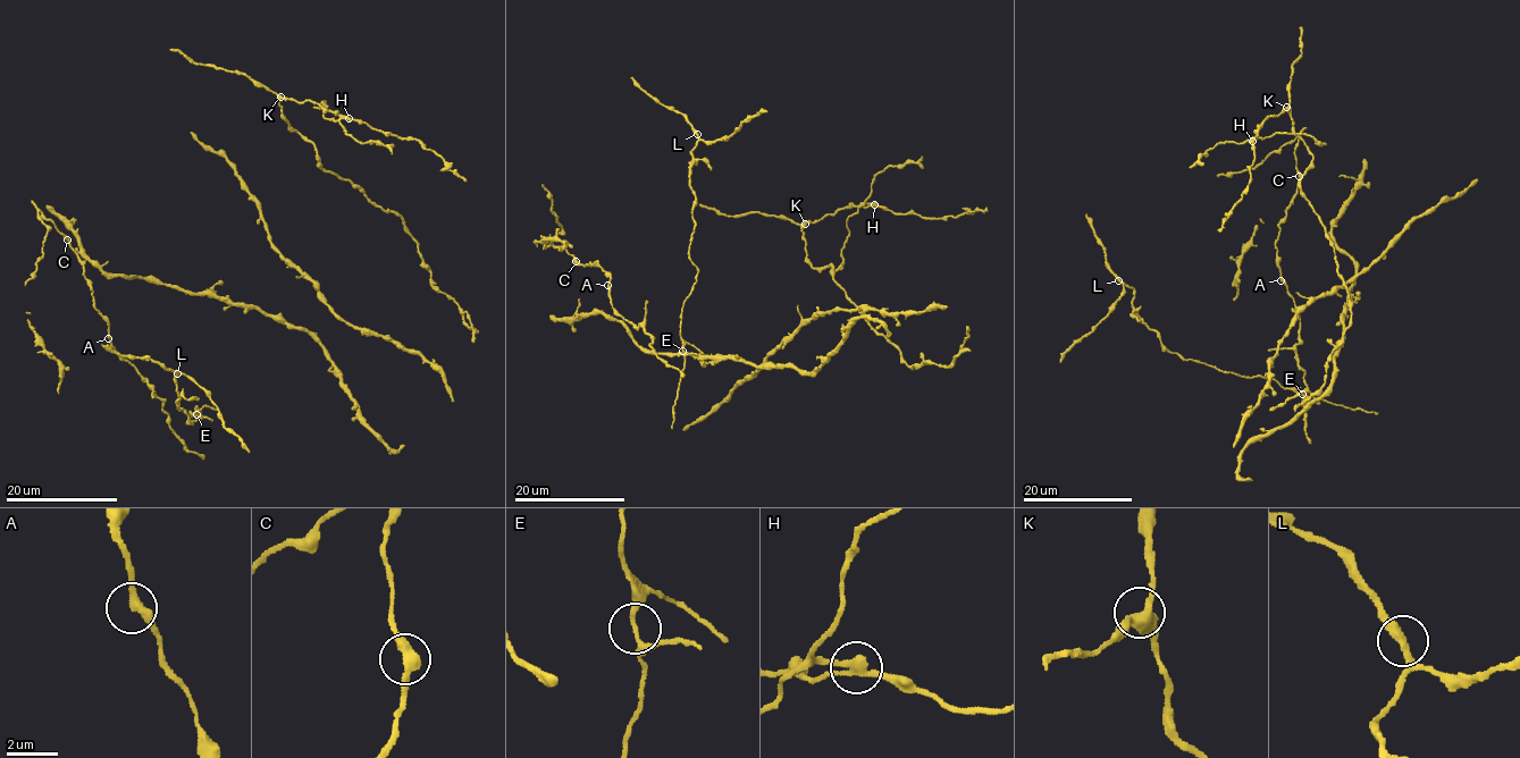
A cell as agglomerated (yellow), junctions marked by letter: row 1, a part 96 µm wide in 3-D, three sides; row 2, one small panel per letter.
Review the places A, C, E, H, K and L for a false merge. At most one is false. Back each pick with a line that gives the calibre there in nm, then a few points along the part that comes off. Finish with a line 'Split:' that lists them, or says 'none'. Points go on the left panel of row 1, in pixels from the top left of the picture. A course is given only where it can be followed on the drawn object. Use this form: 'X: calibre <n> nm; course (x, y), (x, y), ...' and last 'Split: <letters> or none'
H: calibre 280 nm; course (349, 118), (339, 121), (345, 134), (359, 142), (383, 143), (393, 154)
Split: H

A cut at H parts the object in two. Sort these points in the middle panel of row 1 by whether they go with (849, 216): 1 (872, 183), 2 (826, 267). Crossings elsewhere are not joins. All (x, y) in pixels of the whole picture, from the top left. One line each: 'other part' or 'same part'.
1: same part
2: other part

